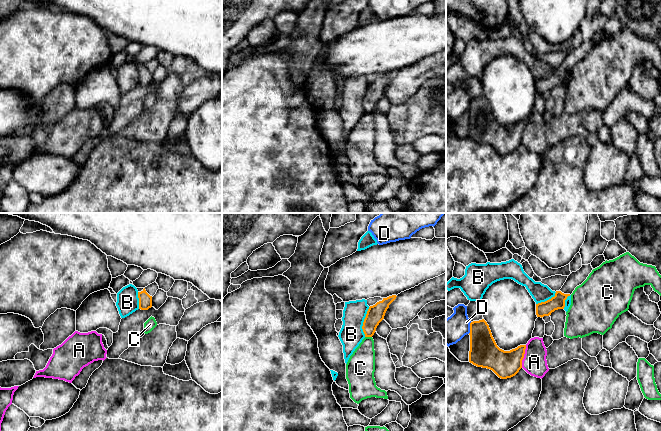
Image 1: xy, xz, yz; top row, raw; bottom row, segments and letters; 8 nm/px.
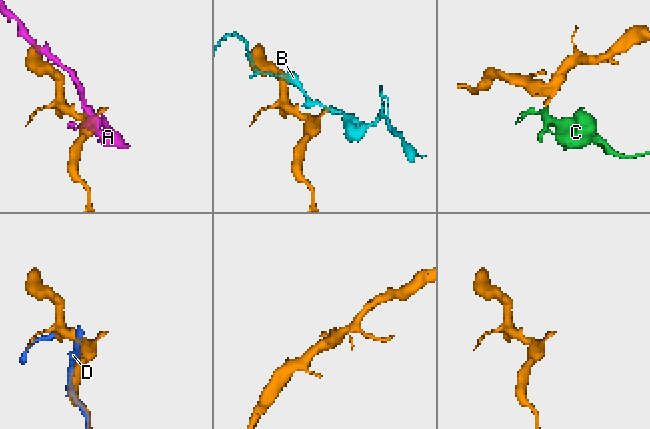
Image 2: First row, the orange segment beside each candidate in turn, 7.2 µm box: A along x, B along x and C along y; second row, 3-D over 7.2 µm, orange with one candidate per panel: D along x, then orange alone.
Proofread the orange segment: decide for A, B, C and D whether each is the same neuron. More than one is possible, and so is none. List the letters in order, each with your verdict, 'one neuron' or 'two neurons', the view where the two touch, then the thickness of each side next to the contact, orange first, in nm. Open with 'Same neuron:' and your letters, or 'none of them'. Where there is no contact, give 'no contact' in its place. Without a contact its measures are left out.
Same neuron: none of them
A: two neurons; contact in yz; calibres 220 and 190 nm
B: two neurons; contact in xz; calibres 140 and 190 nm
C: two neurons; contact in xz; calibres 140 and 220 nm
D: two neurons; contact in yz; calibres 240 and 220 nm

